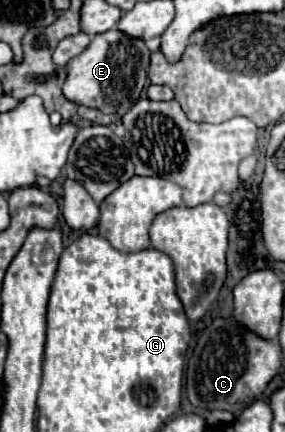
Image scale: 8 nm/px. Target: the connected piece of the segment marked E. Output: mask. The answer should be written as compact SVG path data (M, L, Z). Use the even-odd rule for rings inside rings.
M118 28L96 34L90 46L66 64L66 82L62 86L62 94L76 104L98 108L104 114L124 116L140 98L146 86L148 60L150 50L144 46L142 40L126 36Z

